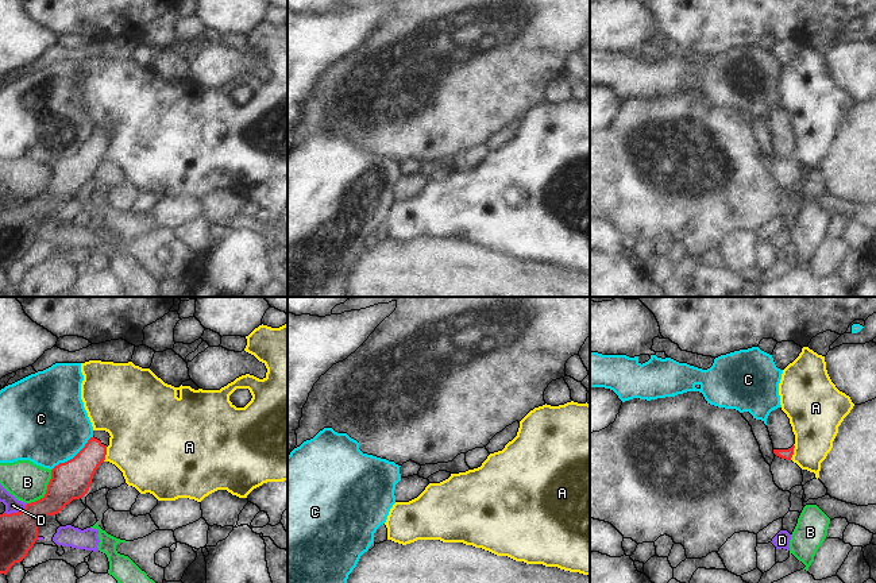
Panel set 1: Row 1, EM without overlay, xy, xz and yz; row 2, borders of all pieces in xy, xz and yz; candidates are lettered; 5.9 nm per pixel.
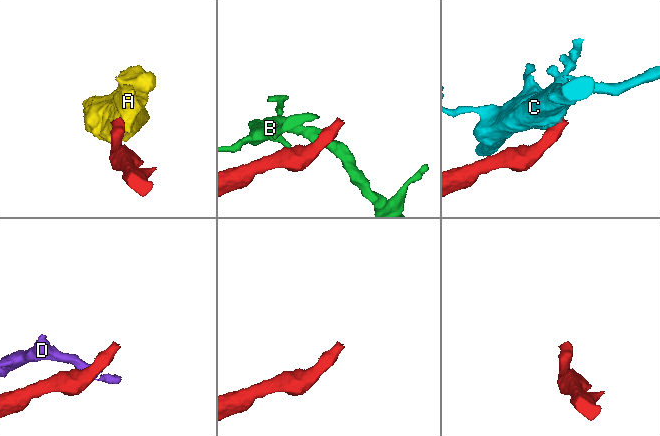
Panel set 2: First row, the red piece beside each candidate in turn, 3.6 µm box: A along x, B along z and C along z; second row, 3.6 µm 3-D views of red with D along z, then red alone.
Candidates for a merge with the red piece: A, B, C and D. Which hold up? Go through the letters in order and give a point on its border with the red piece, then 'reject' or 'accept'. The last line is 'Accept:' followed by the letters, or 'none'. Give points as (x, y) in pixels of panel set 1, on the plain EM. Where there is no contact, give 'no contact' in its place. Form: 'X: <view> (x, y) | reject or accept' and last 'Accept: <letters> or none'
A: yz (792, 150) | reject
B: xy (46, 189) | reject
C: xy (73, 155) | reject
D: xy (15, 211) | reject
Accept: none

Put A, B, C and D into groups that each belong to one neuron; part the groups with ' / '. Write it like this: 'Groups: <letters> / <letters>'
Groups: A / B / C / D

